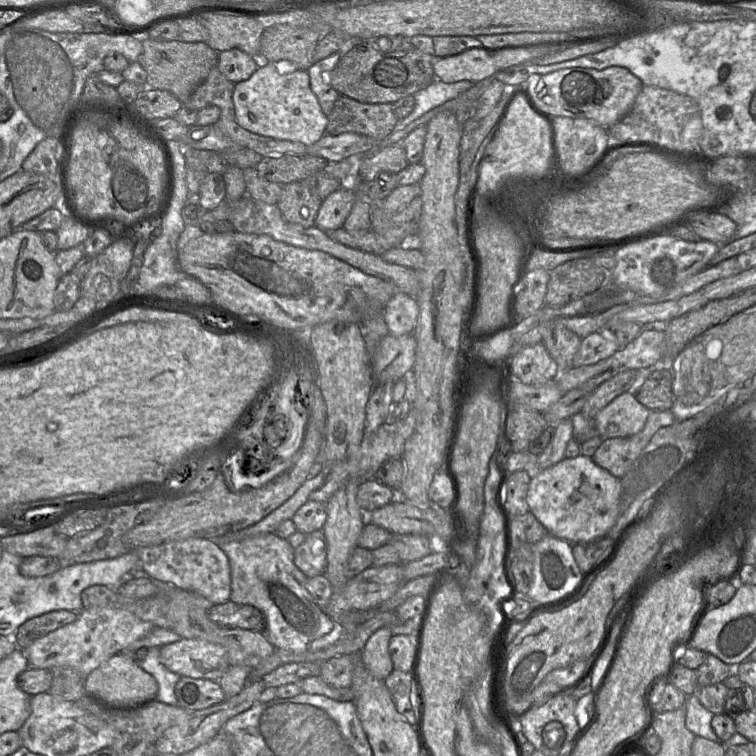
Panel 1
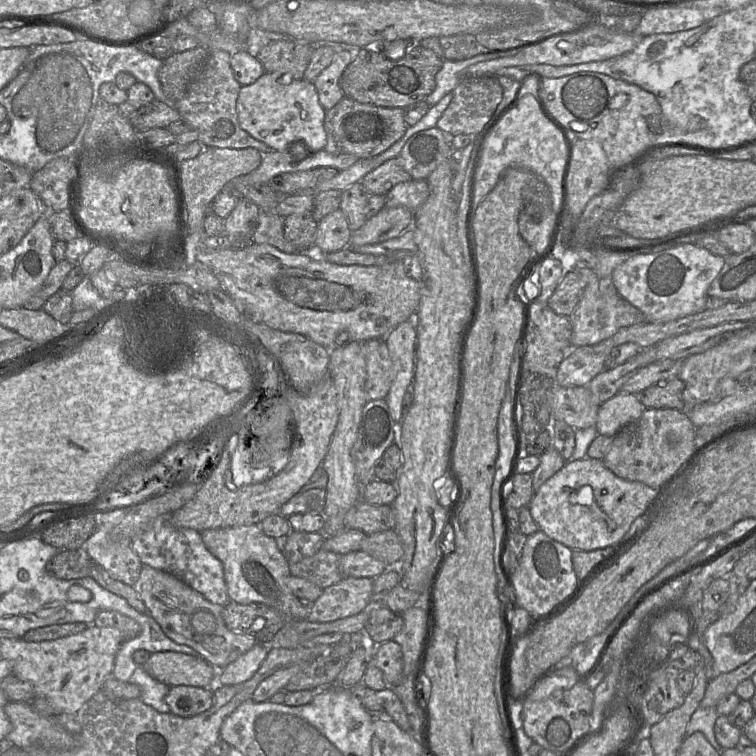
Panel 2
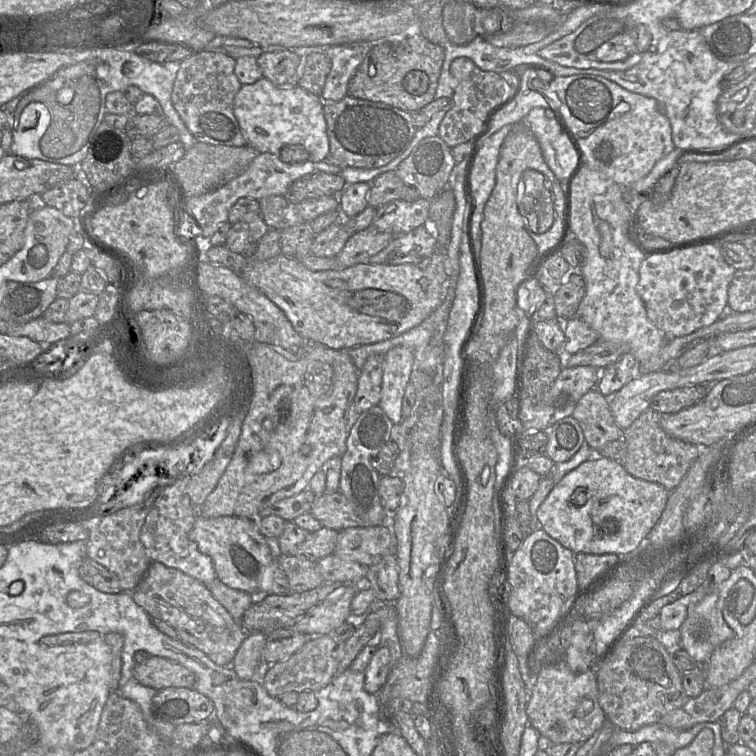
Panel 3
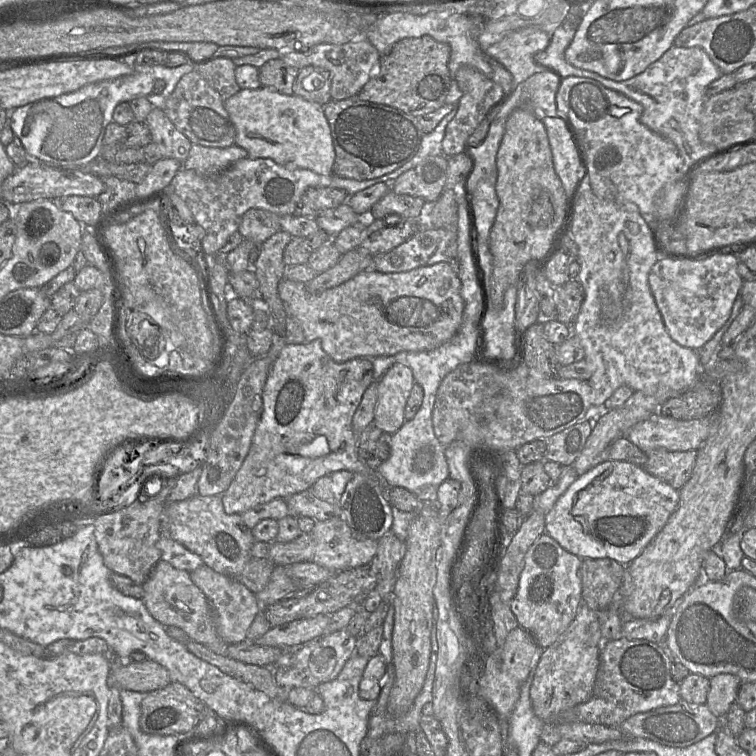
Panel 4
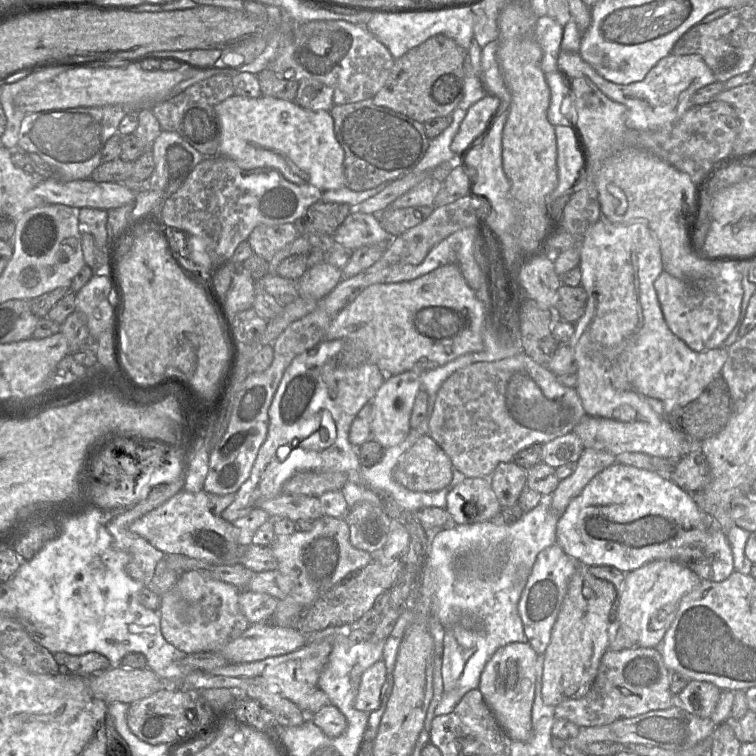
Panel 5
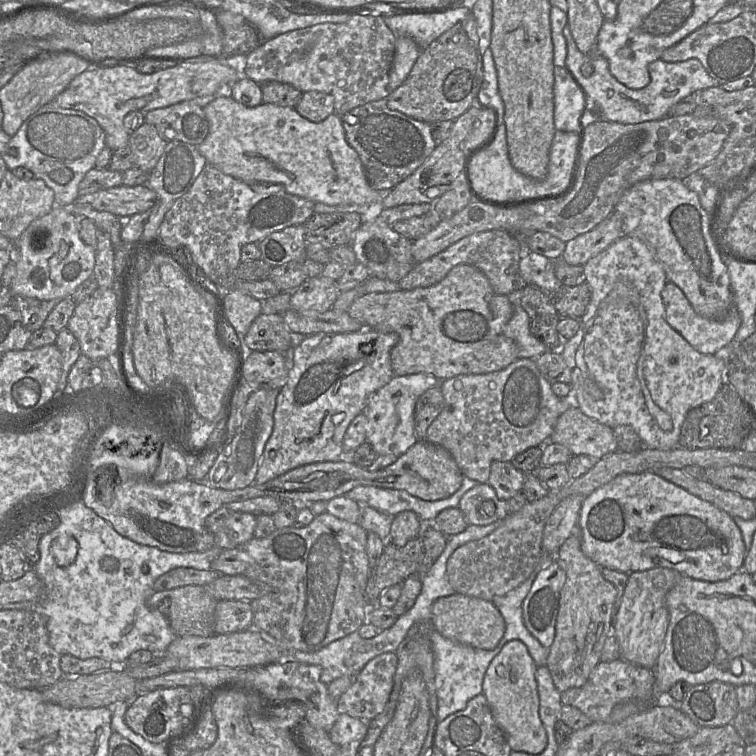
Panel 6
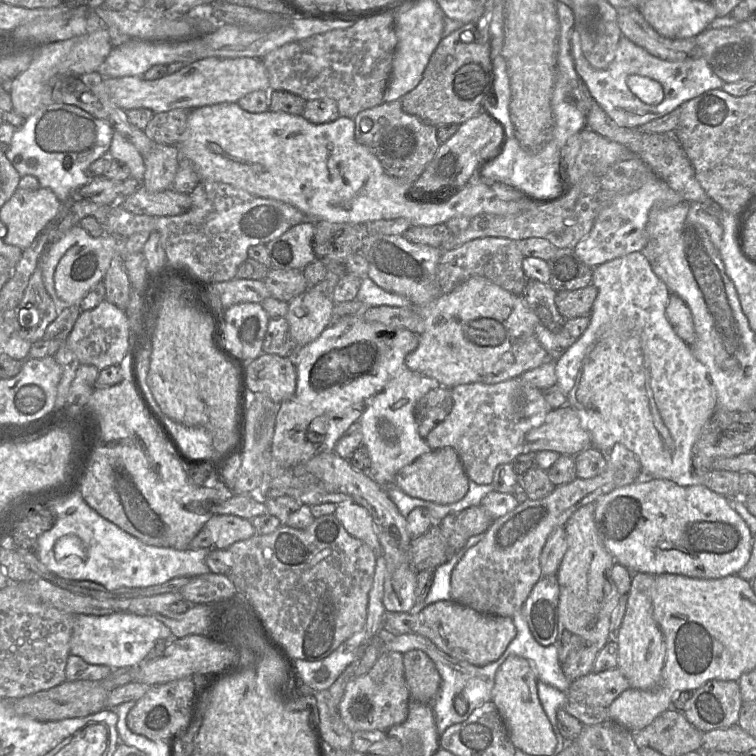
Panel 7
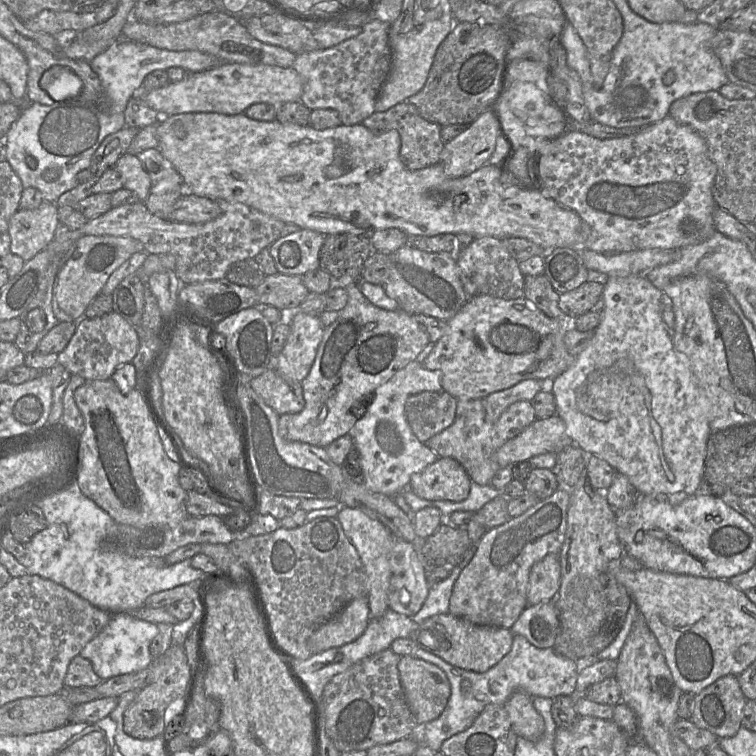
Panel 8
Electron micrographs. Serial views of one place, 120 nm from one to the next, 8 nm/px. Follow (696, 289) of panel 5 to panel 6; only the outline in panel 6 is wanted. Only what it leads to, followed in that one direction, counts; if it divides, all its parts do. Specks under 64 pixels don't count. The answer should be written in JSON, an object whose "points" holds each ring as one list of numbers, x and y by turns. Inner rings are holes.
{"points":[[667,281,661,291,661,298,667,323,700,353,714,355,731,343,740,327,741,316,734,304,722,318,710,319,702,317,695,312,681,289,670,281]]}

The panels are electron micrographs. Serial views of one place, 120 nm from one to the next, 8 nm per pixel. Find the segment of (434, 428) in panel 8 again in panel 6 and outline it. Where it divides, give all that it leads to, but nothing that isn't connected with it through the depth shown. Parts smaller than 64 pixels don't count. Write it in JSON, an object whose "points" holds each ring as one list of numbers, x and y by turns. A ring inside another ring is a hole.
{"points":[[439,386,429,388,416,401,414,411,415,435,425,440,429,425,444,407,444,397]]}

